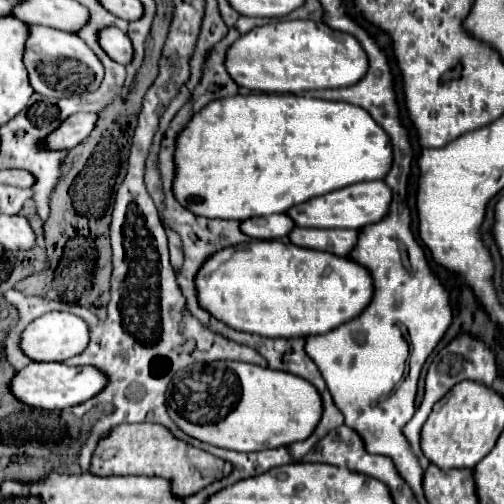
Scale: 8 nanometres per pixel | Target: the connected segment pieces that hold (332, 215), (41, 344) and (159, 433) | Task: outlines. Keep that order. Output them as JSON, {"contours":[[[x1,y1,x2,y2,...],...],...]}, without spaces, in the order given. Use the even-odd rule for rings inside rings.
{"contours":[[[362,181,360,185,350,185,348,189,338,189,332,193,326,193,324,197,312,197,312,201,306,201,302,205,294,205,288,209,288,217,294,221,298,227,322,227,322,229,360,229,364,225,380,221,390,207,392,201,392,191,384,181]],[[52,311,46,313,42,317,38,317,36,321,32,321,20,335,20,349,26,357,30,357,32,361,40,361,40,363,48,363,48,361,66,361,78,353,82,353,88,345,88,325,72,315,72,313,60,313,60,311]],[[122,423,100,437,92,463,92,475,148,475,170,481,172,493,188,497,210,485,214,479,222,479,232,471,228,461,222,461,198,447,192,447,176,439,166,427,154,423]]]}

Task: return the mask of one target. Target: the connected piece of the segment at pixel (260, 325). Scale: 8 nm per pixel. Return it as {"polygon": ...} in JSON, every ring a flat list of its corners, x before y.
{"polygon":[[254,241,212,253,196,275,200,307,228,327,262,337,324,335,354,319,372,301,370,273,332,253,280,241]]}

